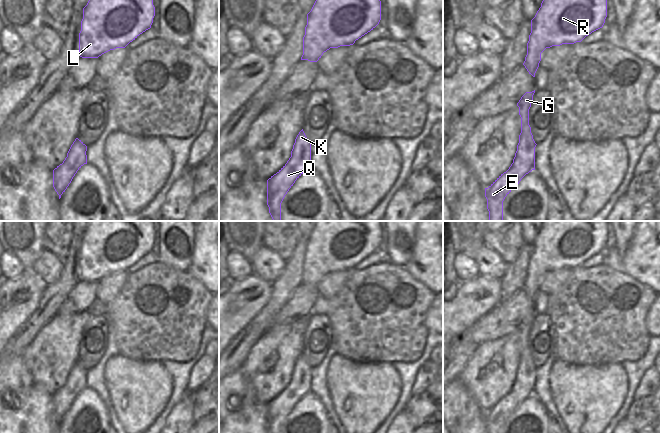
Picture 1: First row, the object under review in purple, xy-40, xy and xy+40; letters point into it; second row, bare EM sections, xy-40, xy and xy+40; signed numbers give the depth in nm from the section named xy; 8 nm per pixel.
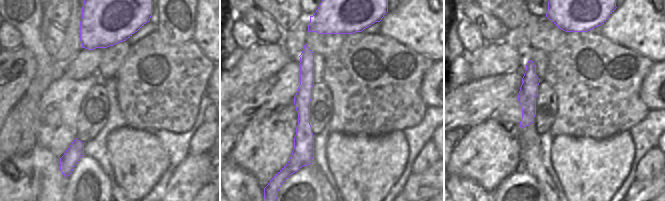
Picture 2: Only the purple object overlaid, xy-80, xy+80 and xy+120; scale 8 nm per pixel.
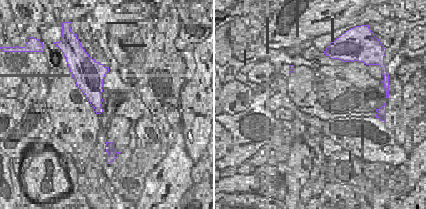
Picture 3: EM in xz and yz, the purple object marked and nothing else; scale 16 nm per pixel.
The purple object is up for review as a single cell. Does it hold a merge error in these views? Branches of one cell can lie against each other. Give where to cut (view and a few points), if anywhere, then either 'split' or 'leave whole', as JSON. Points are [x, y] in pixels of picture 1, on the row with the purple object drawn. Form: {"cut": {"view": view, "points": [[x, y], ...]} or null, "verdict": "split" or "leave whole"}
{"cut": null, "verdict": "leave whole"}

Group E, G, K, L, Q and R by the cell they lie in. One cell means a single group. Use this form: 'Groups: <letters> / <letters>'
Groups: E G K L Q R

